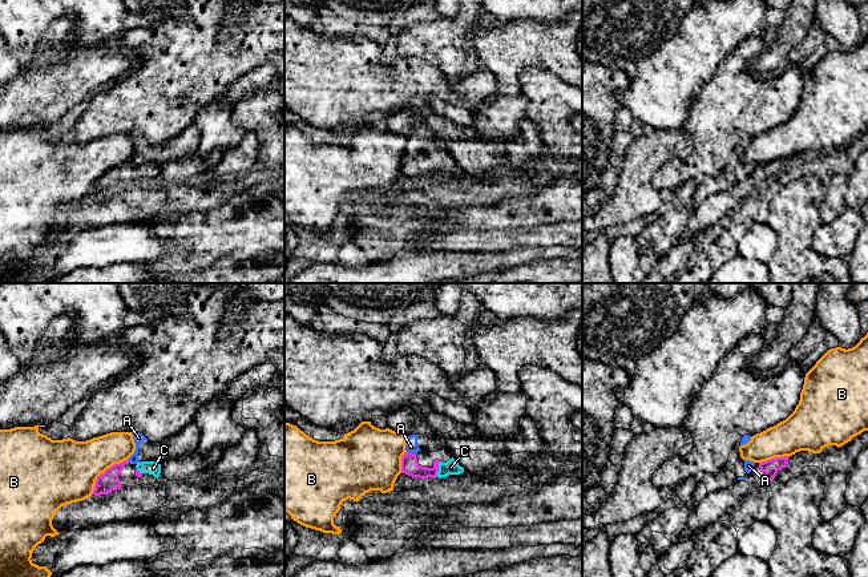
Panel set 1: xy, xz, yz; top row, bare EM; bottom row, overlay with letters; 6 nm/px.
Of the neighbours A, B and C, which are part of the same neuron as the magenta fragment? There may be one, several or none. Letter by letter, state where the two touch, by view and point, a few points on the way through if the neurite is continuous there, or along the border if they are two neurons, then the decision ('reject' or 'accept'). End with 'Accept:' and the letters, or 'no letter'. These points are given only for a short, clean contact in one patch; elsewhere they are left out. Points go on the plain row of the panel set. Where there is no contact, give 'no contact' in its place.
A: xz (411, 156) | along xz (407, 153), (415, 157) | reject
B: xy (105, 173) | reject
C: xz (437, 172) | across xz (410, 168), (420, 174), (437, 172), (451, 169) | accept
Accept: C

